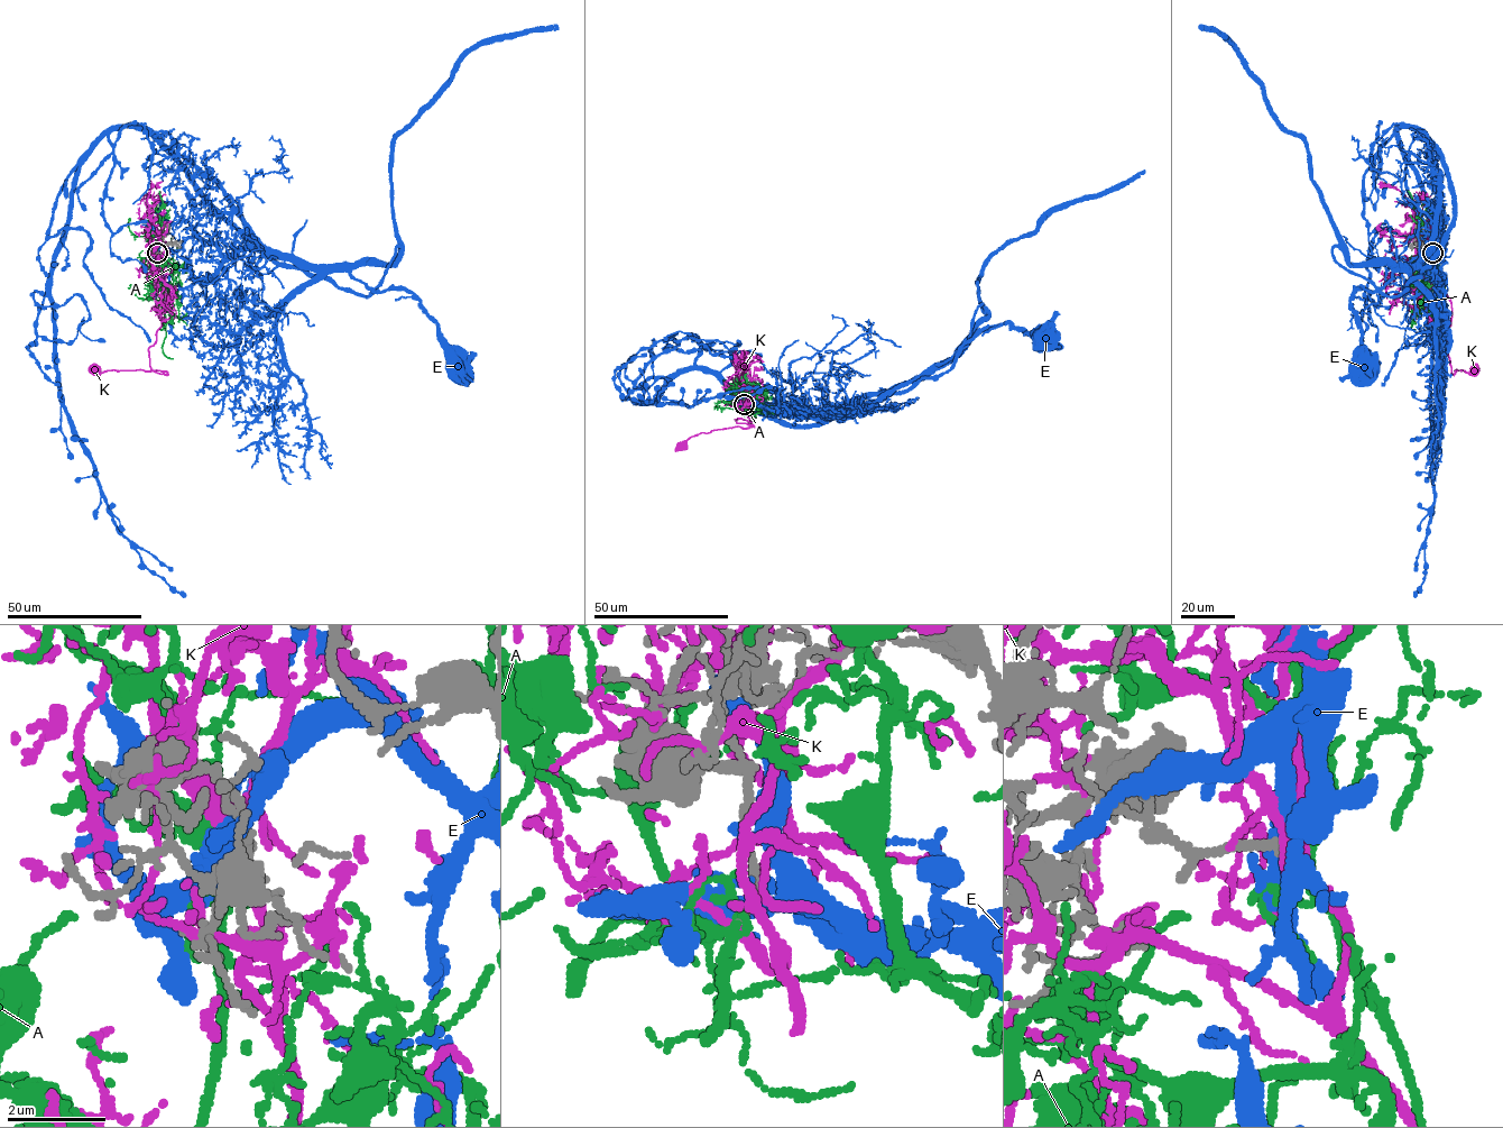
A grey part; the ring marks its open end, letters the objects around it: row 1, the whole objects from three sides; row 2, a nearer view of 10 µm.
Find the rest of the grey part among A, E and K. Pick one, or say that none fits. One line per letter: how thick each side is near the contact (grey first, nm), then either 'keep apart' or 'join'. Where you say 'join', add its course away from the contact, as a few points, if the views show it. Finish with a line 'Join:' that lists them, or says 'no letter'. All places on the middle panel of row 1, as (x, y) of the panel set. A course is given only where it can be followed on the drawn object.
A: 200 nm thick on the grey side, 160 nm on the other; join; it runs (744, 404), (738, 407), (752, 414), (746, 395), (739, 392), (734, 403), (729, 387)
E: 240 nm thick on the grey side, 440 nm on the other; keep apart
K: 200 nm thick on the grey side, 200 nm on the other; keep apart
Join: A

